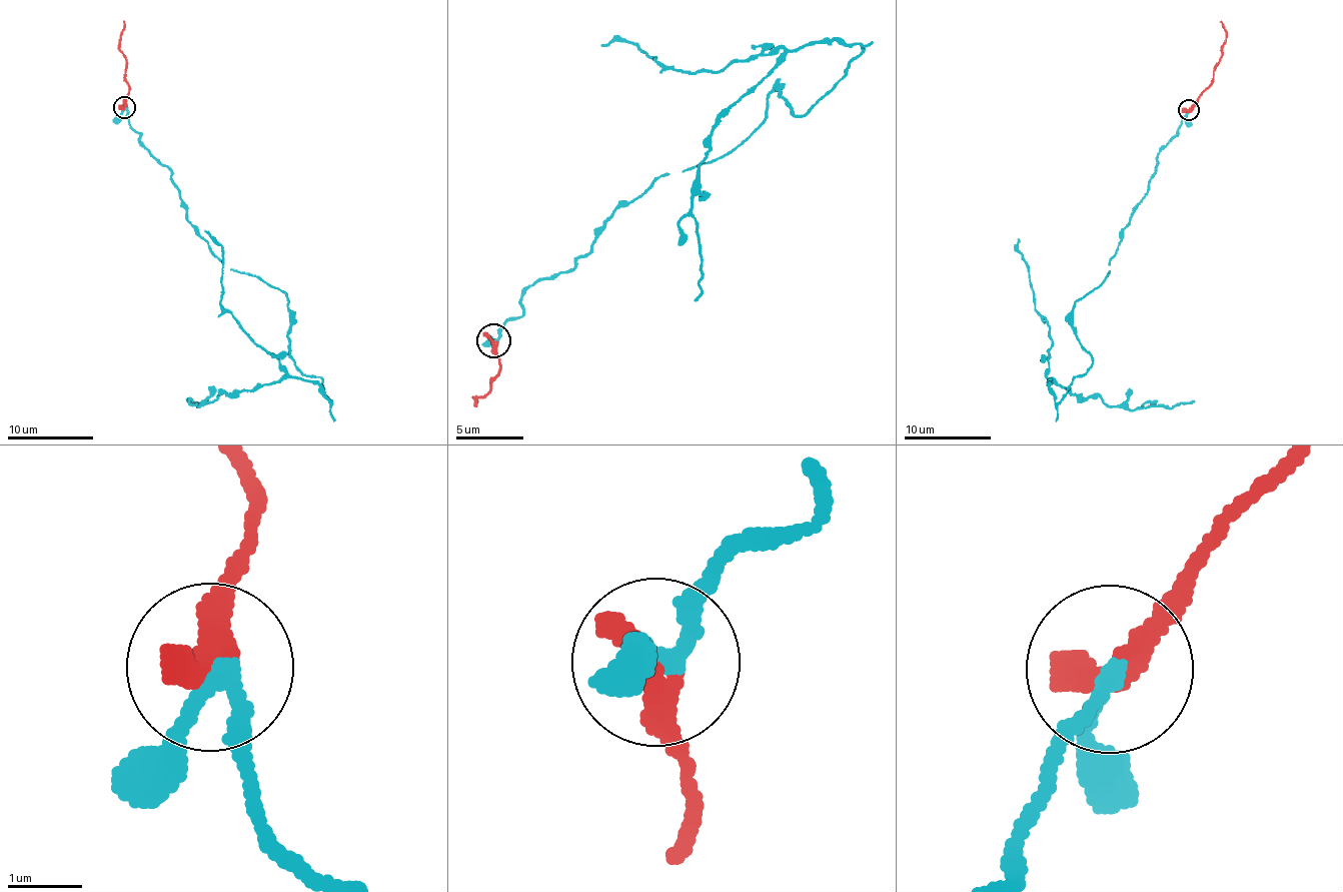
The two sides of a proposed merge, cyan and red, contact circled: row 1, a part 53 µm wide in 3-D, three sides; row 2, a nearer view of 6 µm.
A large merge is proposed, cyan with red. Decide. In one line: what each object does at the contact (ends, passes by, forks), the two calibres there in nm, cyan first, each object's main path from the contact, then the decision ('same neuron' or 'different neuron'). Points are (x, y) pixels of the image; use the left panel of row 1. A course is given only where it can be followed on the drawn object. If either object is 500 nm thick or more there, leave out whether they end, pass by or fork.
cyan passes by; red ends there; 200 nm thick on the cyan side, 480 nm on the other; cyan runs (123, 108), (209, 250), (285, 293), (287, 349), (330, 400), (294, 377), (189, 399); red runs (123, 108), (129, 91), (121, 39), (123, 21); same neuron

